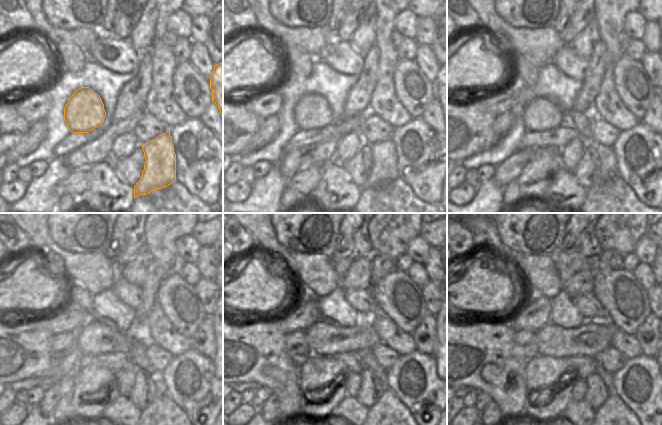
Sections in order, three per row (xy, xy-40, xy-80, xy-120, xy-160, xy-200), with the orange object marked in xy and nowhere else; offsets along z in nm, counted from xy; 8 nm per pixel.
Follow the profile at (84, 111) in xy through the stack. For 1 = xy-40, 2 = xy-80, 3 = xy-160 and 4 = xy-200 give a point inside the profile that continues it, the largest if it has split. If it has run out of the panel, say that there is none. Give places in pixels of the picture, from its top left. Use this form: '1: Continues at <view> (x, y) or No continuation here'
1: Continues at xy-40 (312, 111)
2: Continues at xy-80 (541, 113)
3: Continues at xy-160 (327, 338)
4: Continues at xy-200 (592, 337).

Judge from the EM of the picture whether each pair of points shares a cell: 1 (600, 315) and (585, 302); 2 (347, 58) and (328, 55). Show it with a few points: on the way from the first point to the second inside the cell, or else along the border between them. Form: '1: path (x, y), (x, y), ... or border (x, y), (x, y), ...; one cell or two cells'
1: path (596, 312), (589, 306); one cell
2: path (342, 57), (340, 55), (333, 55); one cell

